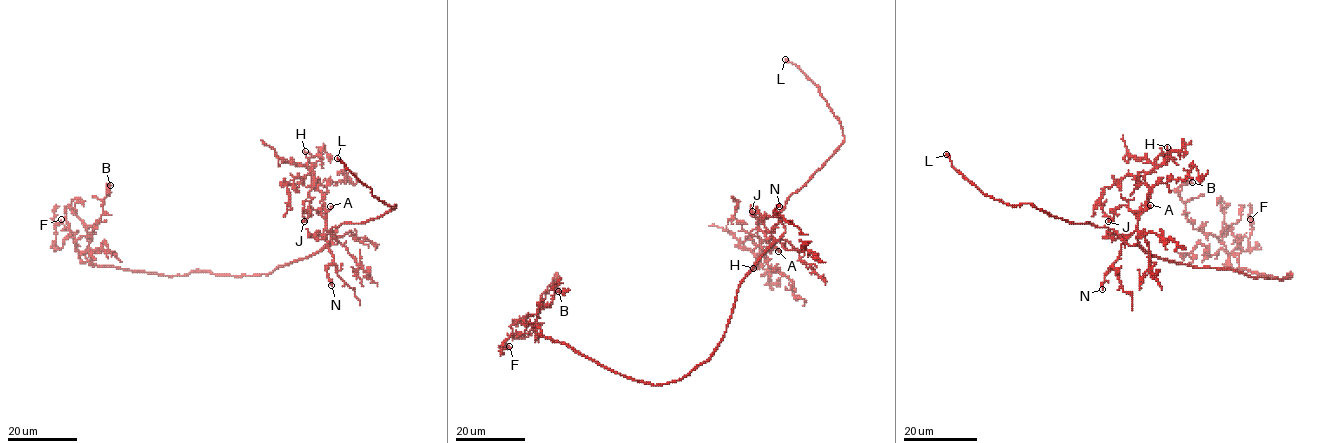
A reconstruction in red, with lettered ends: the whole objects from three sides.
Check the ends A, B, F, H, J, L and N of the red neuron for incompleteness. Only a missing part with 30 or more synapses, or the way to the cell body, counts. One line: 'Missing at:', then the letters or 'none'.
Missing at: A, H, L

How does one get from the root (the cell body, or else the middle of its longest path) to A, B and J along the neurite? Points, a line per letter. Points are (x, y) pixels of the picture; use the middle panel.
A: (725, 331), (741, 280), (779, 240), (774, 240), (778, 251)
B: (725, 331), (714, 353), (687, 375), (644, 383), (523, 323), (539, 312), (555, 277), (558, 291)
J: (725, 331), (741, 280), (779, 240), (774, 240), (772, 245), (770, 243), (752, 211)

